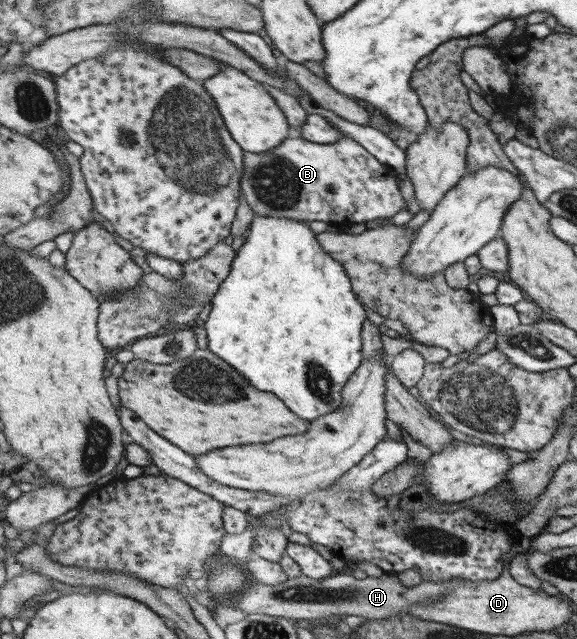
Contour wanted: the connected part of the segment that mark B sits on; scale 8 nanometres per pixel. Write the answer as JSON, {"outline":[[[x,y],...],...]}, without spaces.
{"outline":[[[292,136],[263,155],[246,153],[246,170],[240,184],[254,215],[348,225],[407,210],[393,173],[353,139],[345,137],[325,145]]]}

